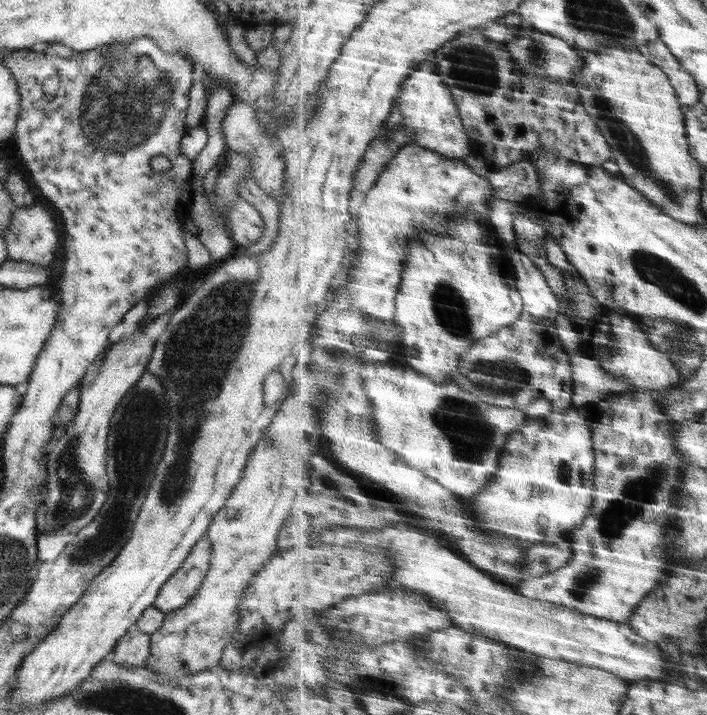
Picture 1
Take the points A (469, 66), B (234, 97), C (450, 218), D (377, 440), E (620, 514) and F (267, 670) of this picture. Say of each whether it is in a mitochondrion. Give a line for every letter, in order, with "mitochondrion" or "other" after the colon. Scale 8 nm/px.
A: mitochondrion
B: other
C: other
D: other
E: mitochondrion
F: other

